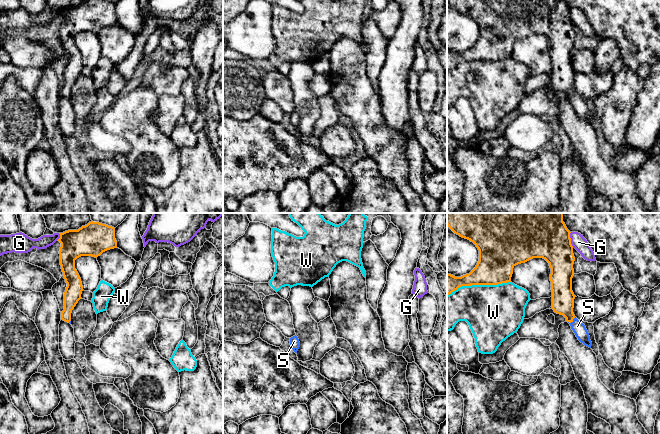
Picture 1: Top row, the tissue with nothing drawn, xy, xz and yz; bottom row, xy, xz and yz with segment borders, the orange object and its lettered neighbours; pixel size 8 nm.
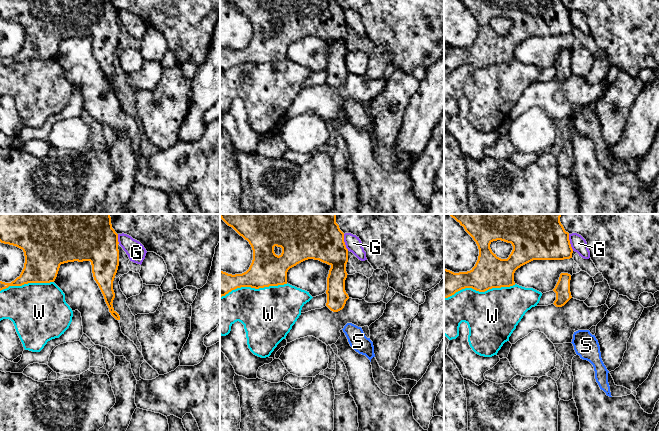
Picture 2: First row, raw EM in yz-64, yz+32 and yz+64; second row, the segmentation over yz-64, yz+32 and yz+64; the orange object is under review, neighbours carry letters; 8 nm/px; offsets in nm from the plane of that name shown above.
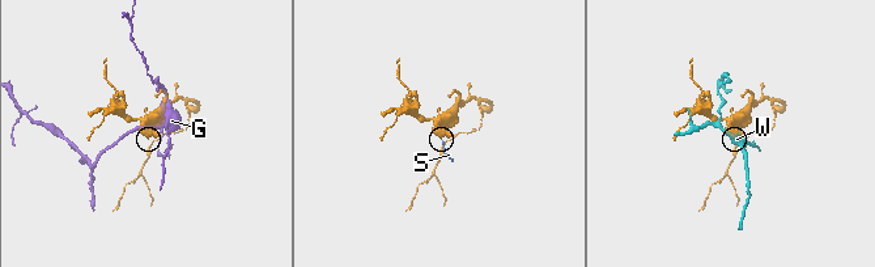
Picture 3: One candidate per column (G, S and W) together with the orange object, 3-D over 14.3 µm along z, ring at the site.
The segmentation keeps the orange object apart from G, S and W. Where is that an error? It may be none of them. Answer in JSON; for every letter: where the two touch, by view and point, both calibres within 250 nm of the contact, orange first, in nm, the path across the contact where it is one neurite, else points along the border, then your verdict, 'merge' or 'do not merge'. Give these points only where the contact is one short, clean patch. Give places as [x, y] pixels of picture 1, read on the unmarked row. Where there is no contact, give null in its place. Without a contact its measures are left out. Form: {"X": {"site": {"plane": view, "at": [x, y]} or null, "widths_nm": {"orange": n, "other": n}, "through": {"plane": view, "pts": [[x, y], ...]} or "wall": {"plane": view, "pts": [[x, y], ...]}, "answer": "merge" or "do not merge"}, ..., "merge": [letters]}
{"G": {"site": {"plane": "yz", "at": [570, 16]}, "widths_nm": {"orange": 300, "other": 120}, "answer": "do not merge"}, "S": {"site": {"plane": "yz", "at": [571, 97]}, "widths_nm": {"orange": 180, "other": 100}, "through": {"plane": "yz", "pts": [[563, 73], [563, 81], [571, 97], [577, 102]]}, "answer": "merge"}, "W": {"site": {"plane": "yz", "at": [478, 60]}, "widths_nm": {"orange": 280, "other": 440}, "answer": "do not merge"}, "merge": ["S"]}

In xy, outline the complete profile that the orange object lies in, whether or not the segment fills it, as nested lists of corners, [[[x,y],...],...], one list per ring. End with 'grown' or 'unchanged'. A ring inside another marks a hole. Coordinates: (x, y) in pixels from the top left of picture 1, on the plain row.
[[[87,0],[78,6],[68,6],[59,10],[60,41],[67,59],[61,95],[69,99],[72,86],[81,75],[83,67],[81,54],[75,45],[75,36],[81,32],[97,34],[103,28],[117,24],[117,17],[115,4],[106,0]]]; unchanged

